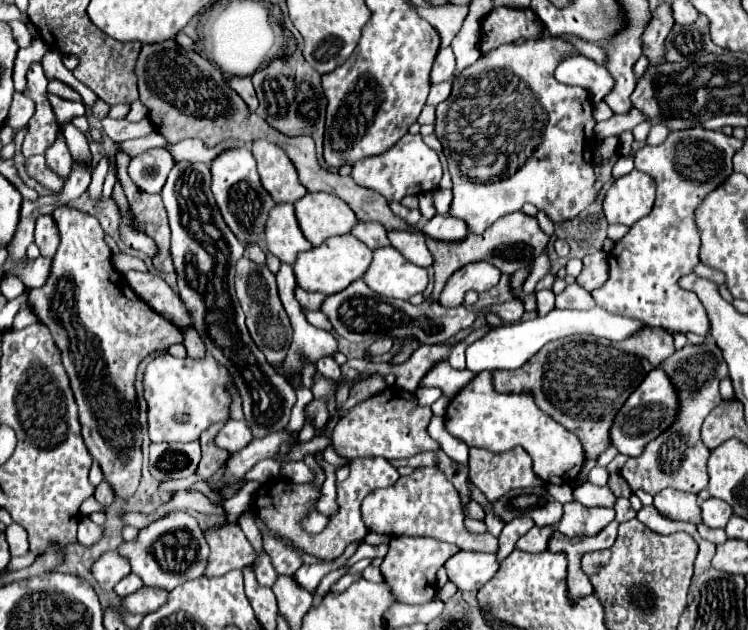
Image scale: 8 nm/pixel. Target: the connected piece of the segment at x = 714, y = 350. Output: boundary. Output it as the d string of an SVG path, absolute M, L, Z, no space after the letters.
M708 338L704 344L686 344L682 350L676 350L672 356L668 356L660 370L664 370L678 394L678 414L676 420L664 434L654 438L646 444L644 452L636 458L628 458L624 468L620 470L622 478L630 484L632 492L644 490L648 494L658 494L664 488L674 488L690 494L698 494L708 484L706 474L706 460L710 450L704 446L700 438L700 428L704 418L710 414L712 408L720 404L720 392L718 384L728 376L728 364L722 356L722 350Z

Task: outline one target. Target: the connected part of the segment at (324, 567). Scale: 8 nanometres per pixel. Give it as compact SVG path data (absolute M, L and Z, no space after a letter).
M350 544L348 546L348 550L338 558L338 560L334 560L332 564L302 564L298 570L296 570L296 574L294 574L294 578L296 578L296 582L302 586L302 588L306 588L308 592L312 592L314 588L316 588L316 584L322 580L322 576L324 574L328 574L330 570L336 570L336 568L340 568L354 552L356 552L356 544Z

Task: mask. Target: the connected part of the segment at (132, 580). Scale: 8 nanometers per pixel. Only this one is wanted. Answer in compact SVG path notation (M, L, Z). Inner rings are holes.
M130 572L126 578L122 578L122 580L116 584L114 592L116 592L116 594L132 594L132 592L136 592L136 590L142 588L142 586L144 586L144 584L140 582L140 578Z

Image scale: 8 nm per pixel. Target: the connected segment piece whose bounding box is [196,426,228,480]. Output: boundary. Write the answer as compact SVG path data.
M210 426L208 432L204 432L200 436L200 446L202 446L202 460L200 466L196 470L196 476L200 476L202 480L212 478L222 464L228 460L228 452L226 450L218 450L216 446L212 446L212 438L216 436L216 430L220 430L222 426Z

